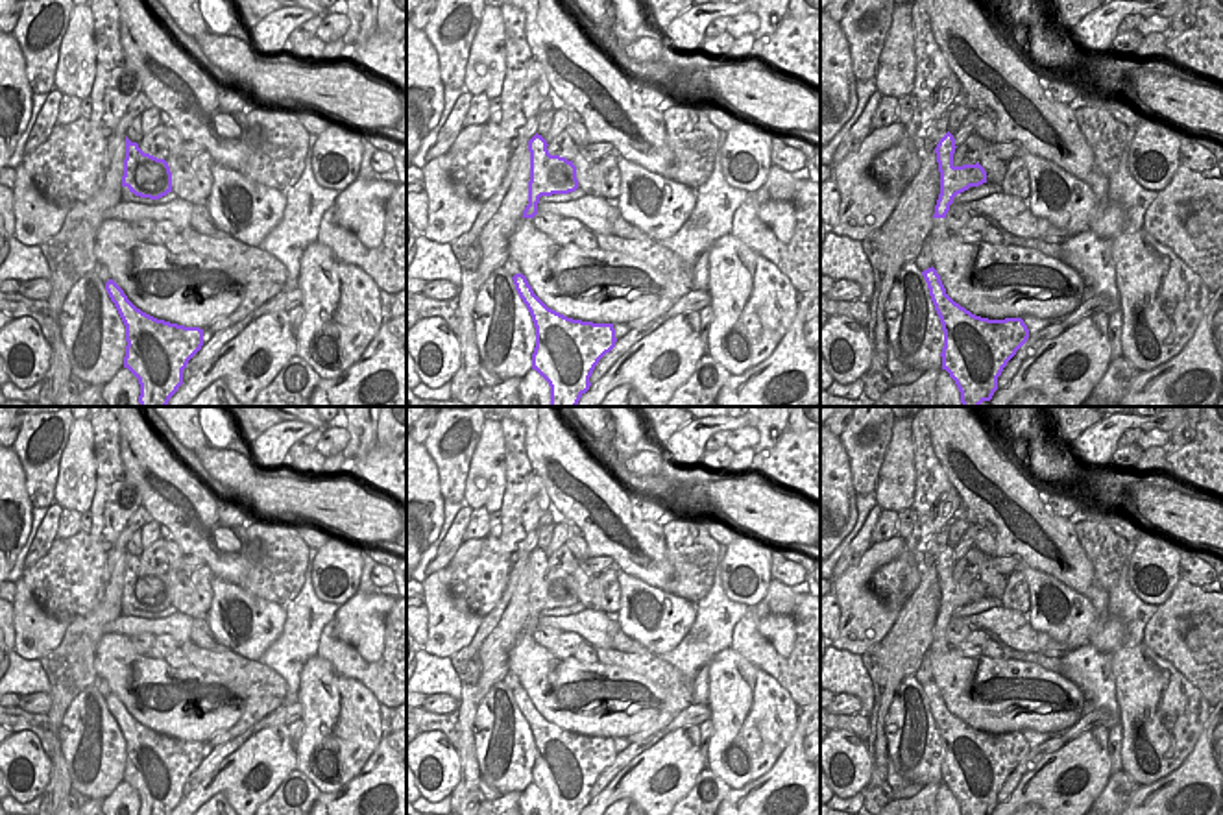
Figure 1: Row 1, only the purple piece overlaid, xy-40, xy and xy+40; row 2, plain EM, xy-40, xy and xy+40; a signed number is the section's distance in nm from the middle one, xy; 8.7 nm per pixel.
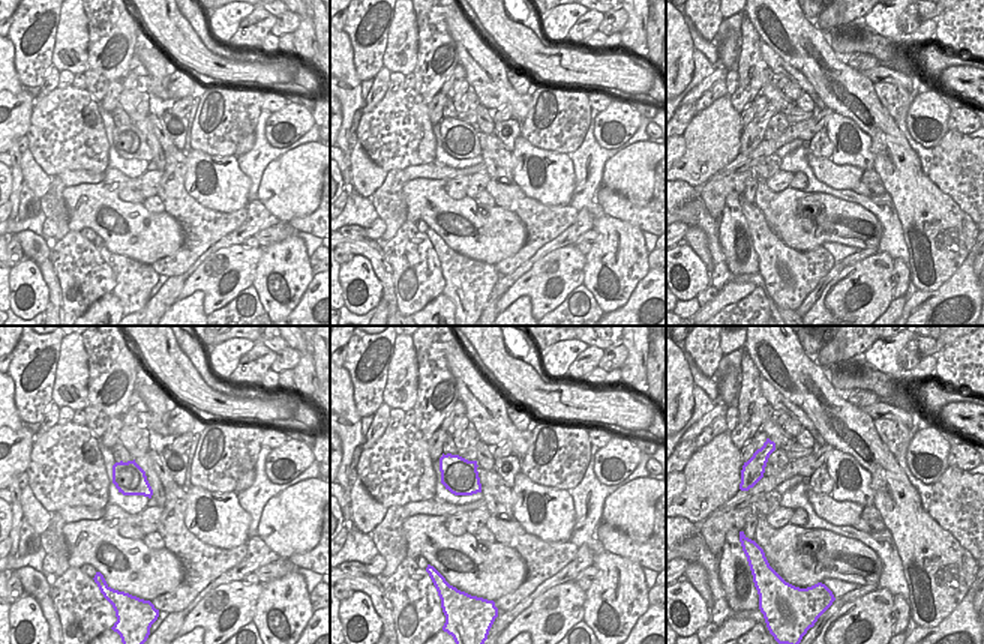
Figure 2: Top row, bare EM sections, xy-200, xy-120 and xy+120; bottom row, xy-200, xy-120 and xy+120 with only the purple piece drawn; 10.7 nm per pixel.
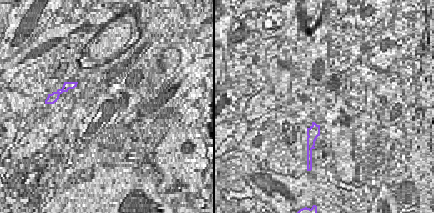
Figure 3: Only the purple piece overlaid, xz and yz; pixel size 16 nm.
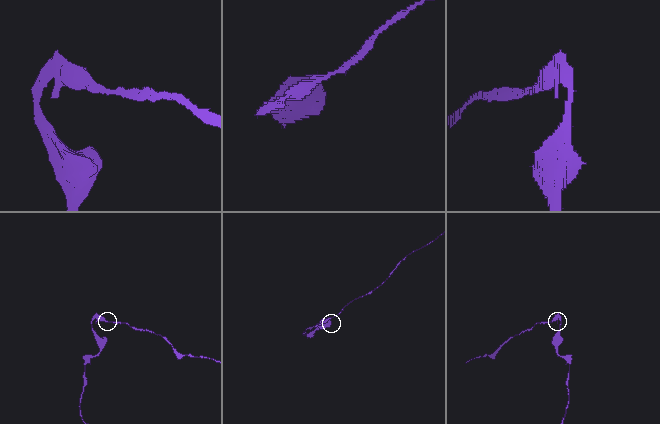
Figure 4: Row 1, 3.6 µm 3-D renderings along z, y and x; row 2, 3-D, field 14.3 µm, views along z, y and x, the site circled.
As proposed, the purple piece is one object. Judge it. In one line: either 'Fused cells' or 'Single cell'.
Fused cells

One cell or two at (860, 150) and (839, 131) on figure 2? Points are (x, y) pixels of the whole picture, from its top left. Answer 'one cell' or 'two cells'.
one cell

